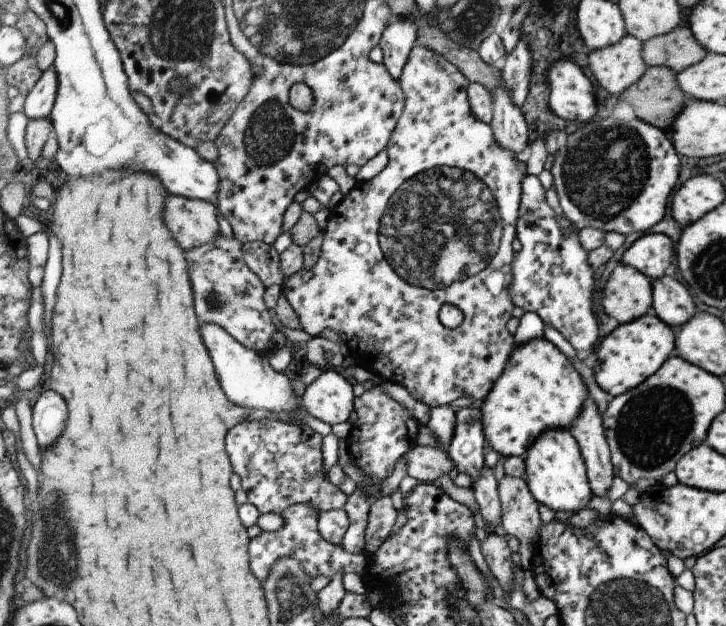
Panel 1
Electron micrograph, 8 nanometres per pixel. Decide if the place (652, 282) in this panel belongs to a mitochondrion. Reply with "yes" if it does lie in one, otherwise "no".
no

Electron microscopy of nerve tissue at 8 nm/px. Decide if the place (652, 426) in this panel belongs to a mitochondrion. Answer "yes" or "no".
yes

